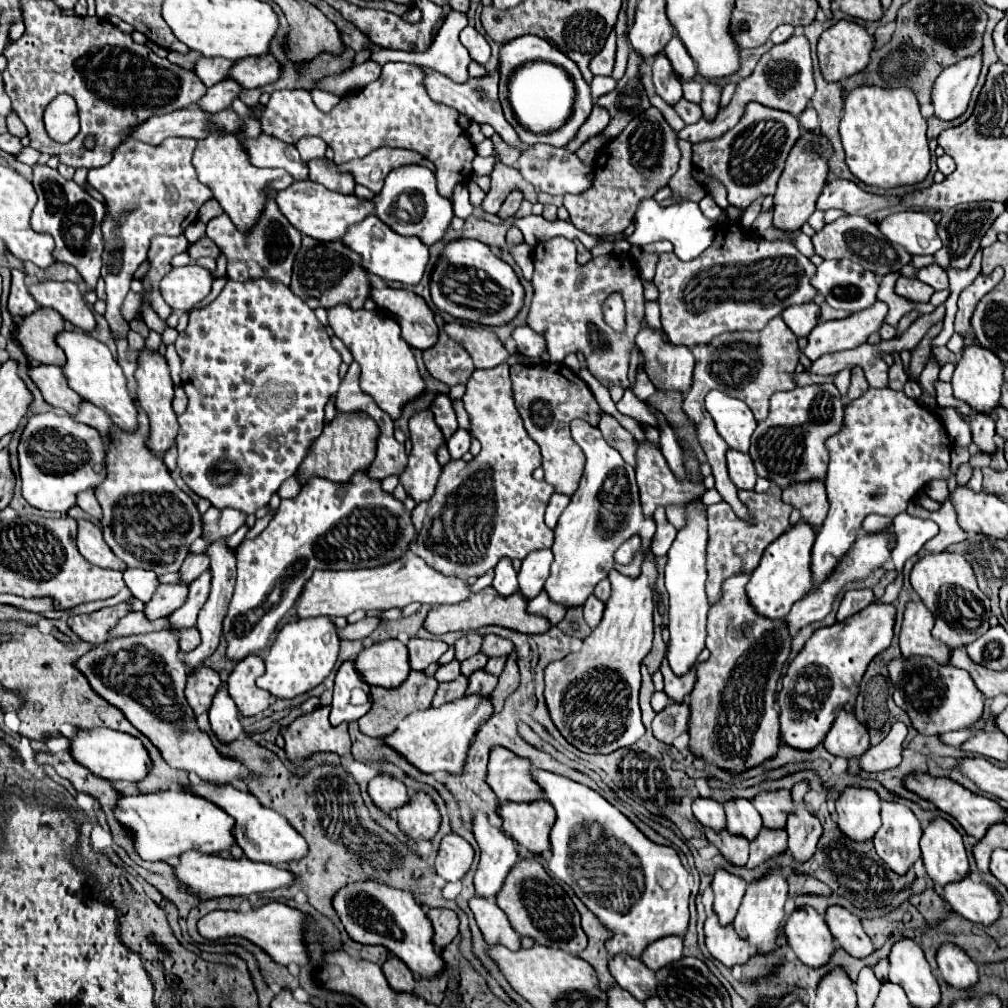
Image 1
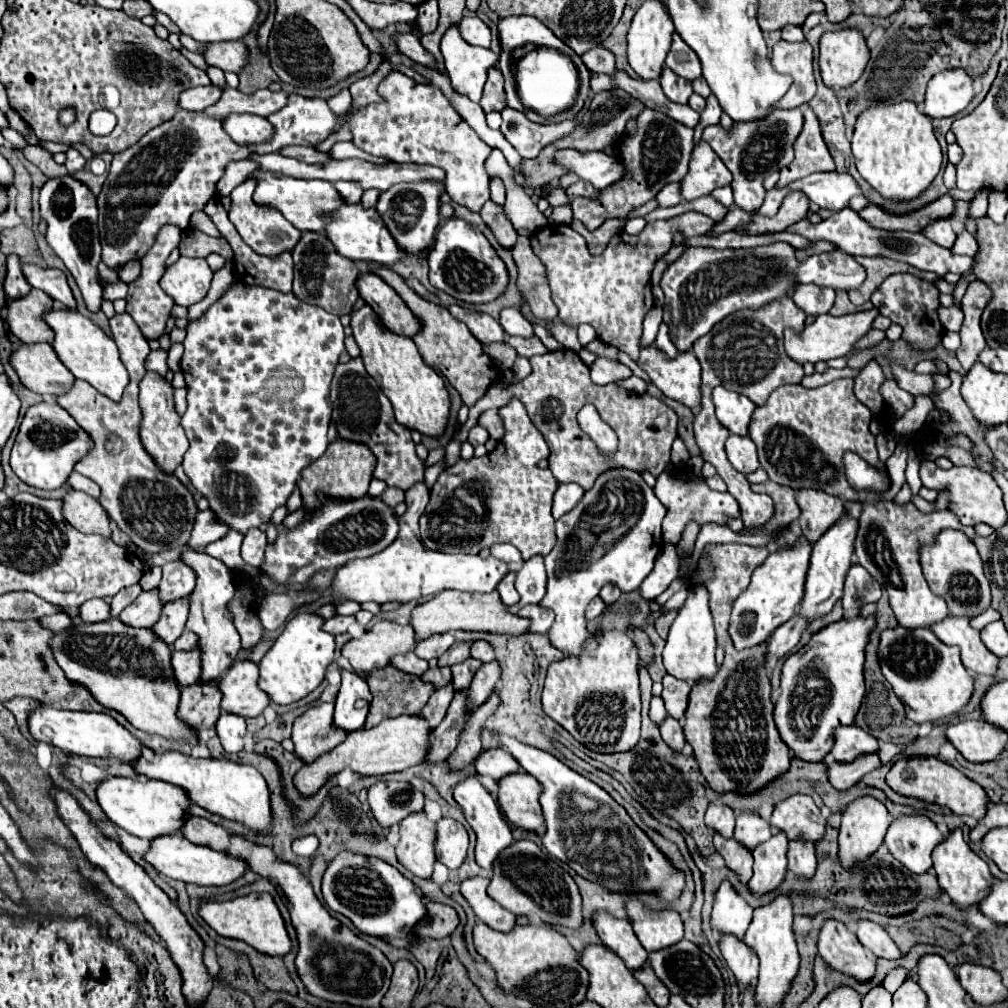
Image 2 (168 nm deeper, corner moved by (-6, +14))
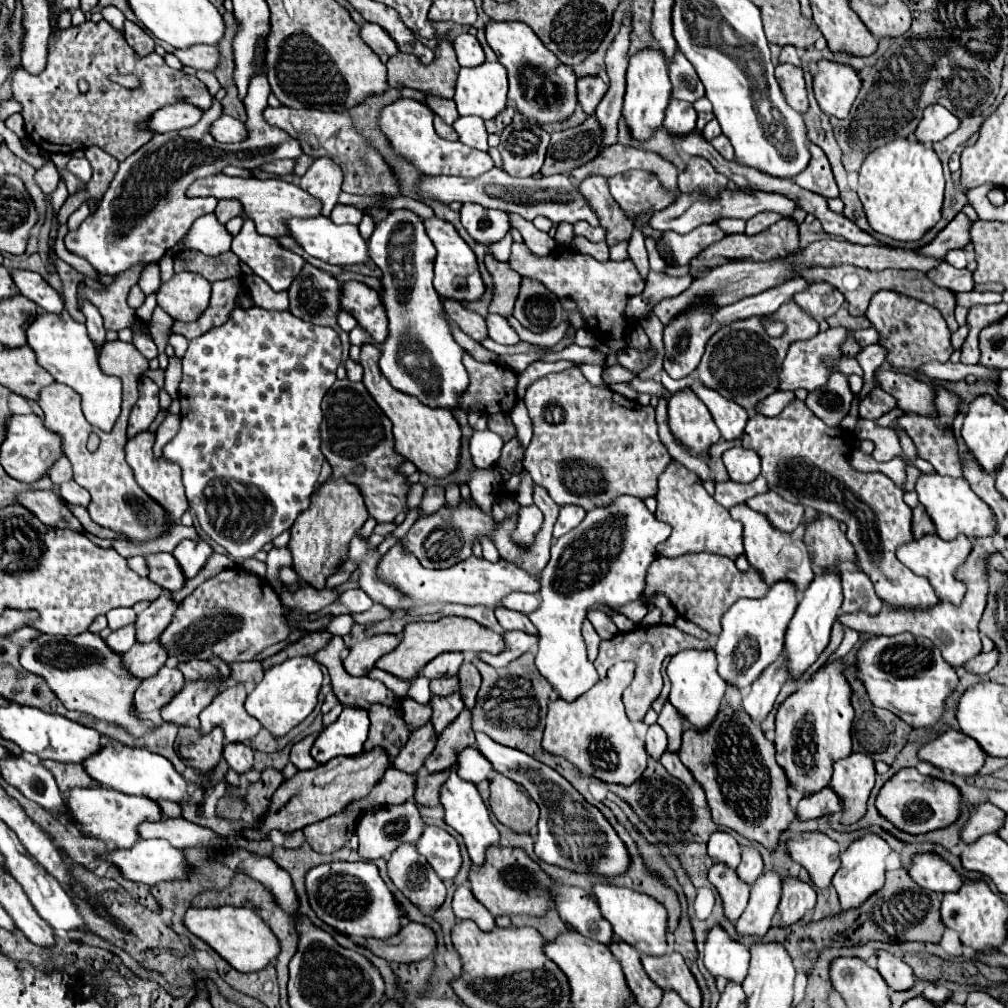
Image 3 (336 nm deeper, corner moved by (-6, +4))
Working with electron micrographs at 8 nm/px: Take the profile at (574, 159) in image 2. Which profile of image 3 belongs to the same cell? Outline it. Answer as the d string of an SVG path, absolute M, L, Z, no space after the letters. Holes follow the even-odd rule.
M625 171L609 177L613 199L625 213L651 213L669 207L677 197L649 171Z

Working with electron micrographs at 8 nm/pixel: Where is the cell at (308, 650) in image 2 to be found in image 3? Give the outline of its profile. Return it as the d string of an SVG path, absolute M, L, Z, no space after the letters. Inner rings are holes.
M313 657L287 659L281 665L275 665L269 671L265 671L265 677L247 695L245 709L265 729L269 729L273 737L283 737L315 709L321 681L323 681L323 673L321 673L319 663Z

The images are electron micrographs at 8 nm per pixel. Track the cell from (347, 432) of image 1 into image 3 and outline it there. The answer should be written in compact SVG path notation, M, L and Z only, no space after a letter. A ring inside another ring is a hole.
M329 479L319 487L317 495L311 497L311 505L303 511L295 525L291 527L291 541L287 549L291 551L295 573L313 589L323 589L329 575L333 575L343 563L349 551L349 541L359 533L363 523L367 521L367 509L361 499L361 493L355 485L345 479Z

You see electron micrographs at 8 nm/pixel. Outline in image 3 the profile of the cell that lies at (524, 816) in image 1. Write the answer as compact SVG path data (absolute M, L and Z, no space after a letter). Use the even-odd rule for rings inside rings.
M495 773L491 775L491 811L493 815L517 833L529 833L539 819L537 803L521 785Z

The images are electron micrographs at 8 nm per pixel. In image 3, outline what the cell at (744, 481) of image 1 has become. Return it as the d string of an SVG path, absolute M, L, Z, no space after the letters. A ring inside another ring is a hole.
M741 445L727 449L723 453L723 463L731 481L751 483L759 475L759 455L755 451L743 449Z

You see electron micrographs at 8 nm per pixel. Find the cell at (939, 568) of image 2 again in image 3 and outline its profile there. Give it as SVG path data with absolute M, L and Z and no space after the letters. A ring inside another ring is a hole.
M925 535L921 539L913 539L905 545L901 545L895 555L905 567L913 569L913 573L927 577L939 599L951 601L953 605L959 605L965 595L965 585L955 579L955 571L967 559L969 551L971 551L971 541L965 535L959 535L953 541L943 541L937 535Z

